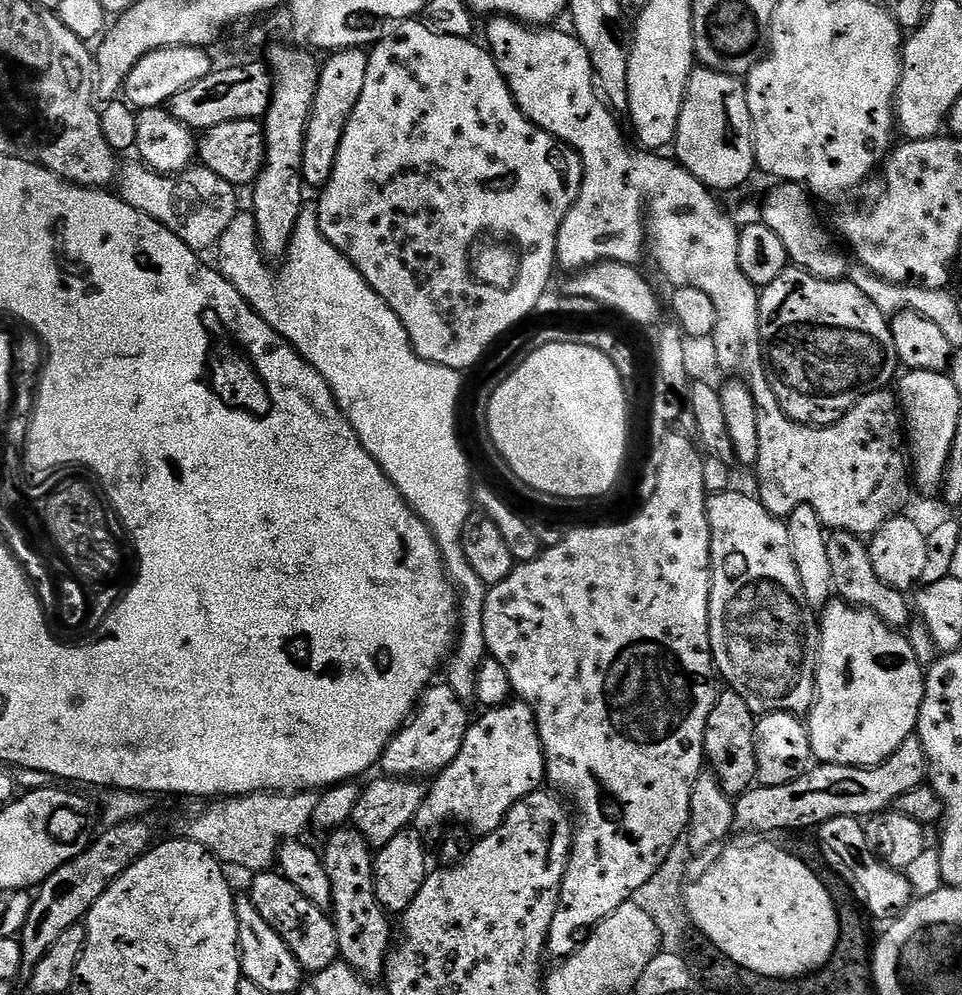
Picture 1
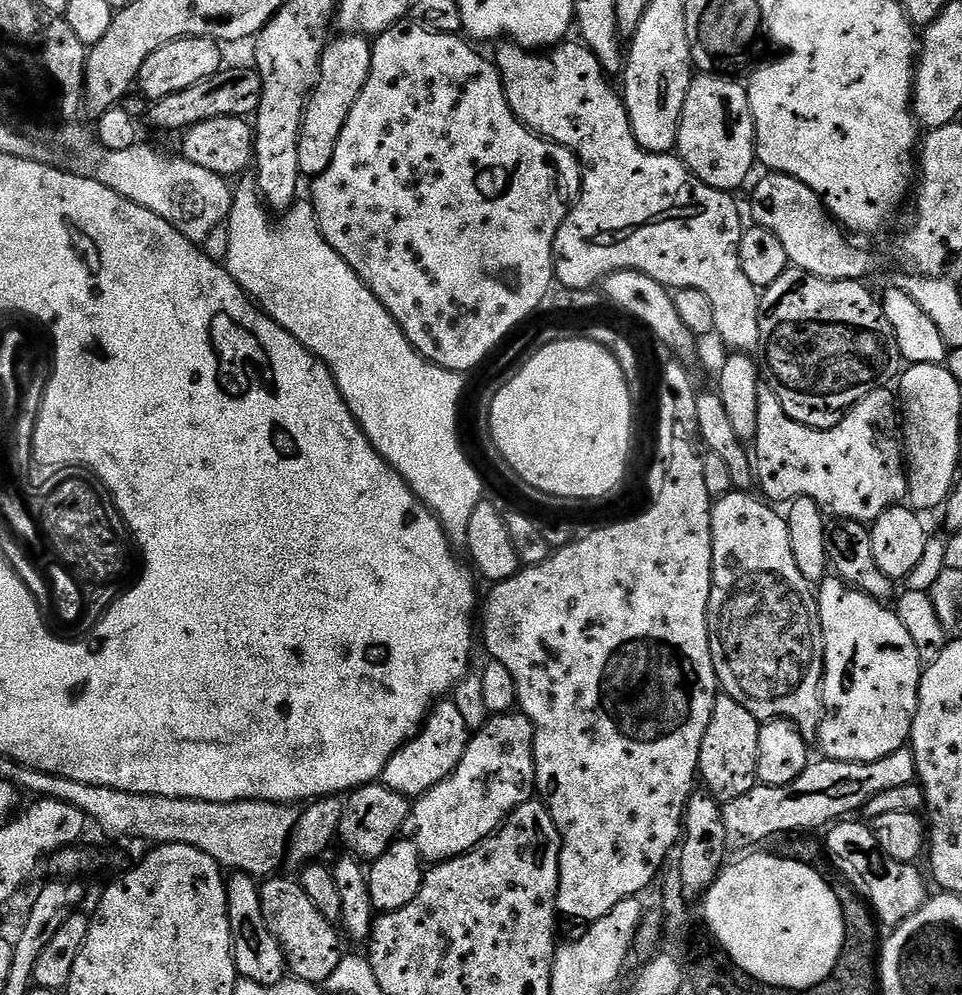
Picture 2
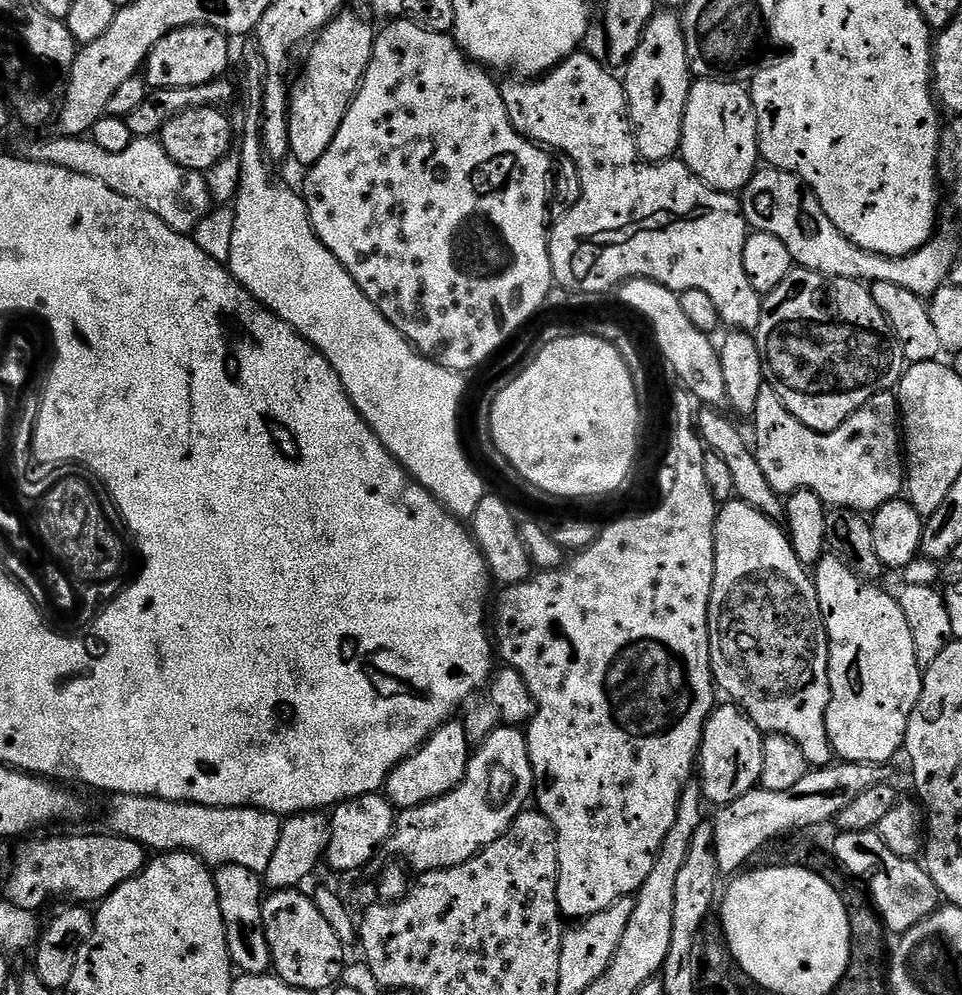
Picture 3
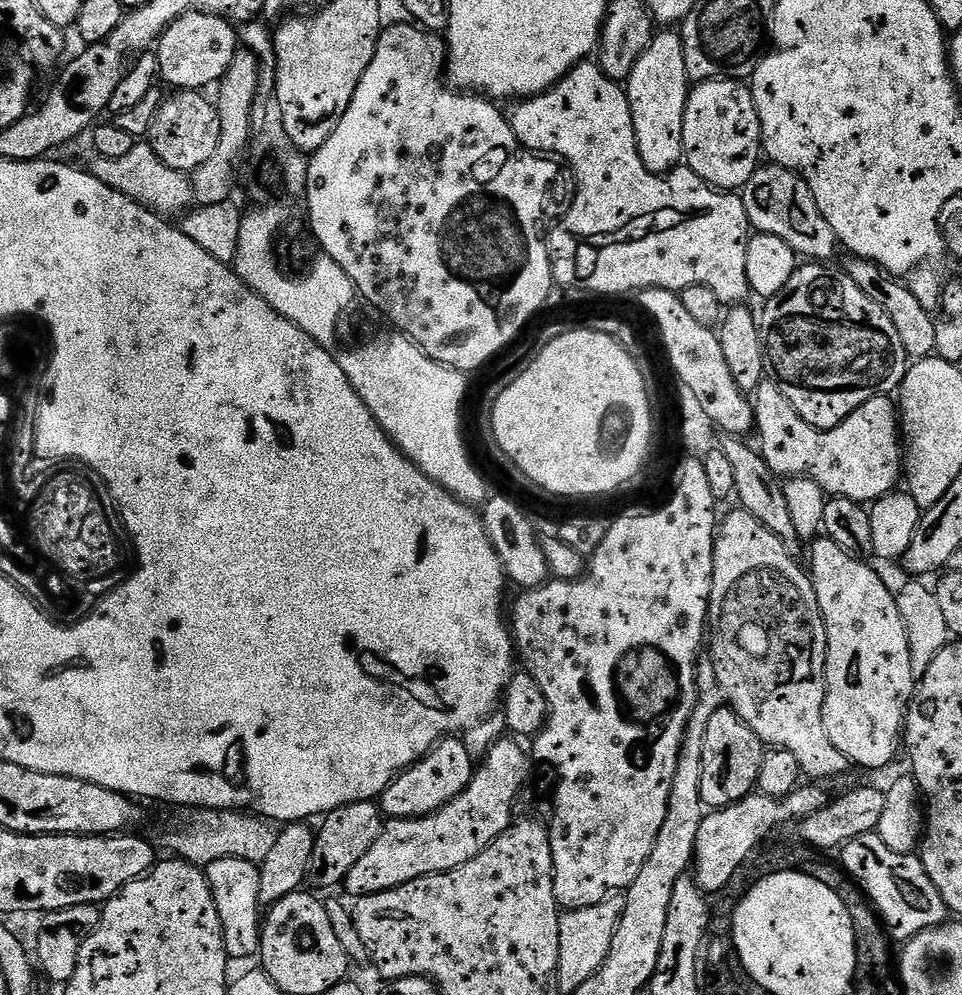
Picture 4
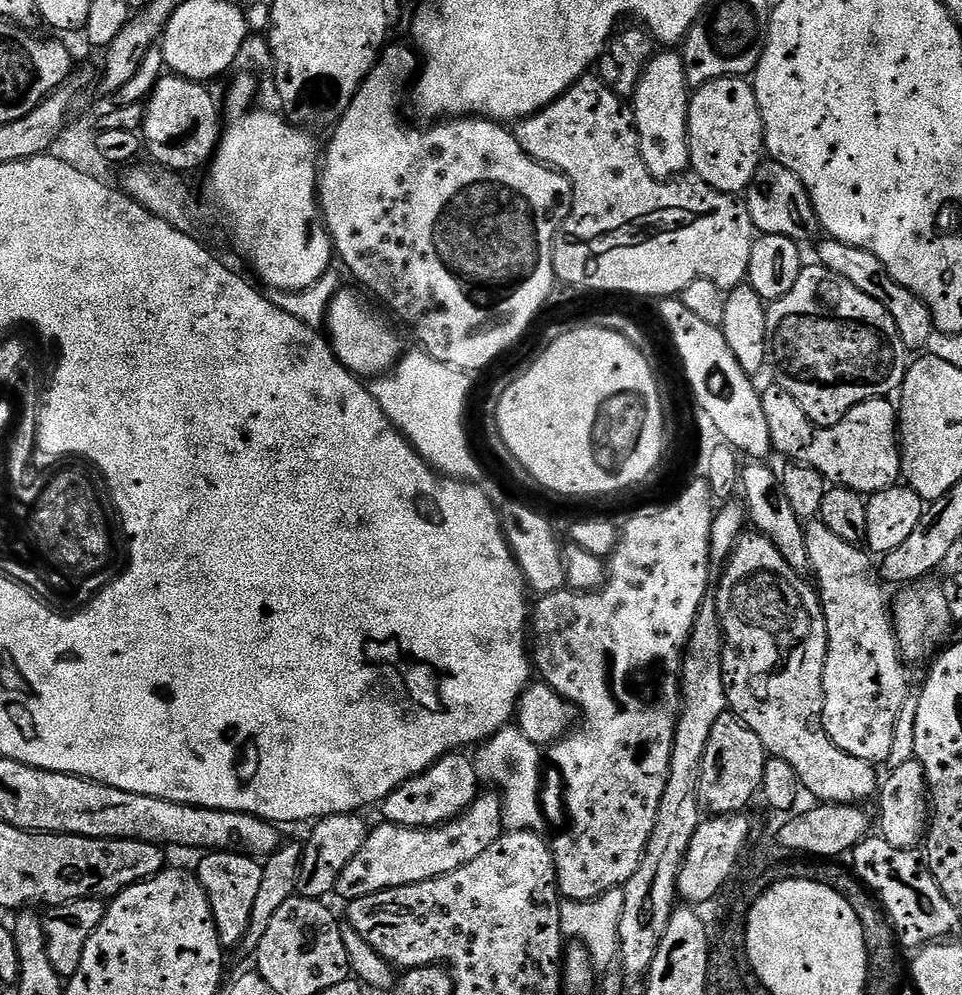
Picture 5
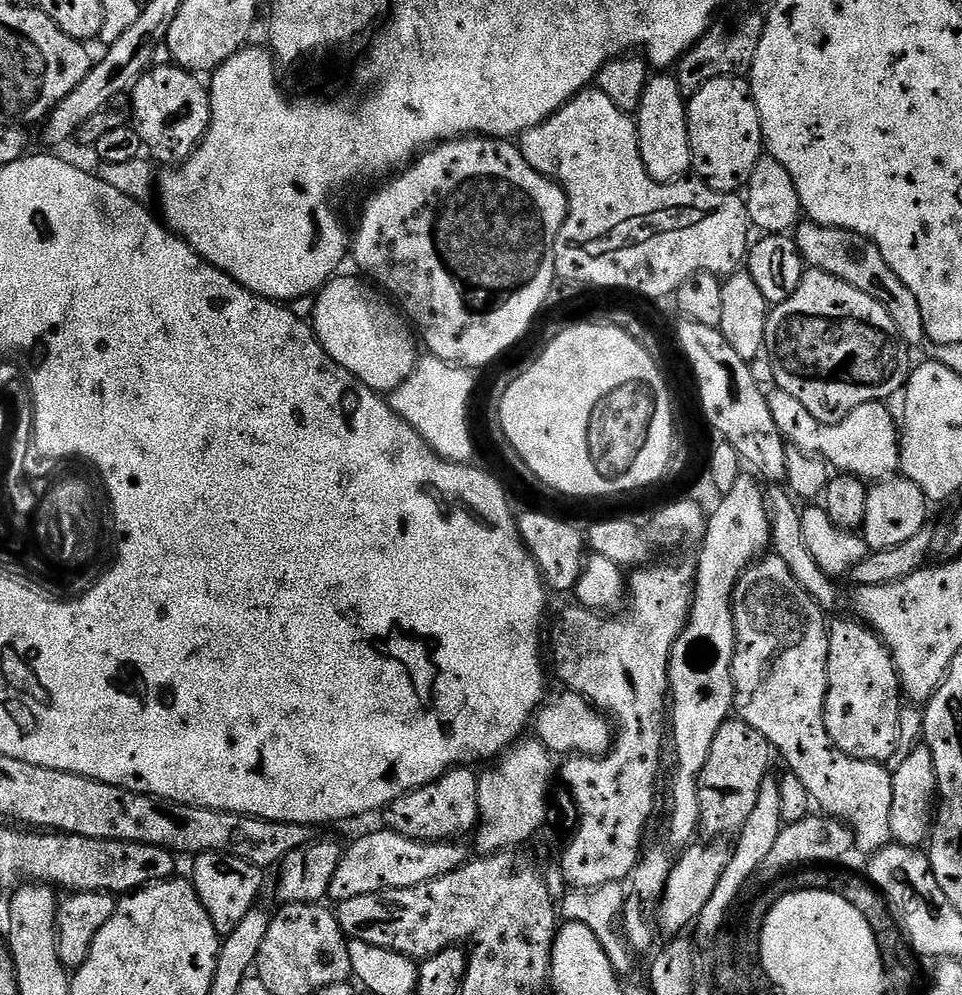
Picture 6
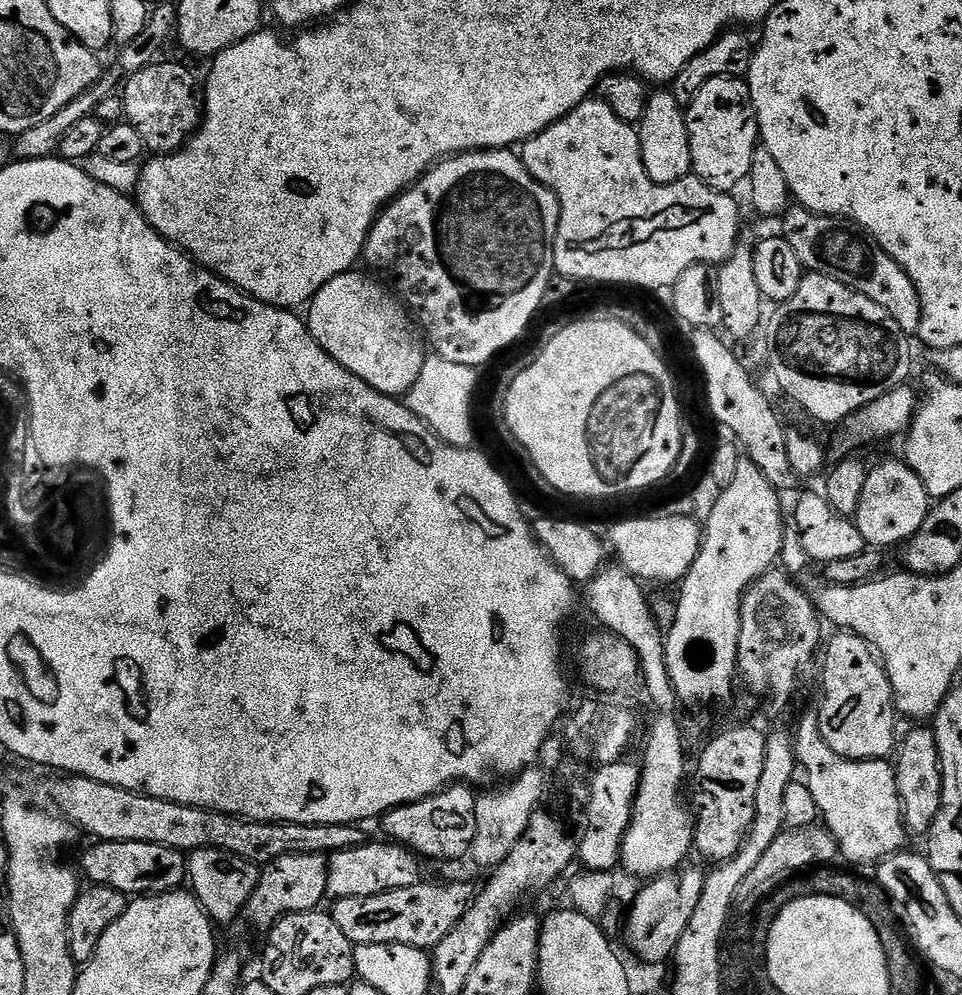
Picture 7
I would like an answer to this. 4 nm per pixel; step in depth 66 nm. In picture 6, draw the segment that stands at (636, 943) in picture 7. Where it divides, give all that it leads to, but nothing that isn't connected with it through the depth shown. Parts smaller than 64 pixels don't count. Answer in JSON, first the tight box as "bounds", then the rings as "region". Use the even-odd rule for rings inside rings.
{"bounds":[658,842,730,934],"region":[[[693,842],[684,849],[672,865],[672,873],[666,882],[664,897],[660,900],[658,909],[658,928],[661,933],[680,934],[684,927],[695,925],[702,914],[702,906],[710,902],[710,894],[714,894],[714,886],[722,870],[726,870],[730,855],[729,845],[724,842]]]}

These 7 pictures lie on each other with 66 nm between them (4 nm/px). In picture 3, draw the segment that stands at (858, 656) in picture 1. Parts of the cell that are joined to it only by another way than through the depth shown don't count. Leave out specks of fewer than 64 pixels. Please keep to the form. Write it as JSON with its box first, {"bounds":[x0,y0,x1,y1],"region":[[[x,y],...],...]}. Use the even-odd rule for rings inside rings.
{"bounds":[814,554,924,766],"region":[[[831,554],[824,555],[817,564],[814,565],[814,583],[816,593],[818,594],[818,602],[822,610],[822,618],[826,626],[826,634],[828,635],[828,677],[830,678],[830,702],[826,710],[826,734],[832,743],[833,753],[841,761],[849,764],[878,764],[881,766],[887,765],[887,760],[892,760],[896,756],[896,751],[899,753],[904,746],[906,738],[906,730],[910,722],[910,714],[914,710],[914,706],[919,702],[922,694],[922,686],[924,678],[922,669],[918,664],[918,658],[915,657],[914,639],[910,634],[909,623],[906,622],[906,617],[902,612],[902,606],[899,605],[895,595],[883,592],[876,582],[865,582],[861,576],[854,574],[854,570],[850,570],[850,566],[842,563],[837,556]]]}

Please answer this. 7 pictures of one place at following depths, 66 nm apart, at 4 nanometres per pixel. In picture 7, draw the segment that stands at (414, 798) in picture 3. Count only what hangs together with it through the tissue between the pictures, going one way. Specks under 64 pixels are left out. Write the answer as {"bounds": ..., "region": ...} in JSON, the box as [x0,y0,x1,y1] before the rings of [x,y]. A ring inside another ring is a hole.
{"bounds":[382,782,478,860],"region":[[[457,782],[434,796],[428,796],[425,800],[419,800],[413,804],[403,804],[397,808],[390,809],[384,813],[382,823],[384,832],[389,841],[403,844],[417,856],[427,860],[460,860],[469,855],[474,842],[474,830],[478,830],[478,818],[476,817],[476,797],[477,793],[469,785]]]}

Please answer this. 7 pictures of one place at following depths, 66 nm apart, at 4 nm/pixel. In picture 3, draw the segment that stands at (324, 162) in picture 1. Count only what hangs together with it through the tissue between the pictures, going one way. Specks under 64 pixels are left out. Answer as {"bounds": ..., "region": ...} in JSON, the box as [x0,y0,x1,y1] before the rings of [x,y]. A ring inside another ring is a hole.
{"bounds":[288,10,375,166],"region":[[[351,10],[334,17],[311,41],[307,49],[308,61],[304,64],[304,81],[293,83],[290,88],[288,151],[291,159],[296,159],[303,166],[311,166],[322,158],[322,154],[326,154],[326,150],[330,150],[330,142],[334,142],[334,134],[338,134],[338,126],[342,126],[342,118],[346,118],[346,110],[364,81],[375,41],[374,28]]]}

